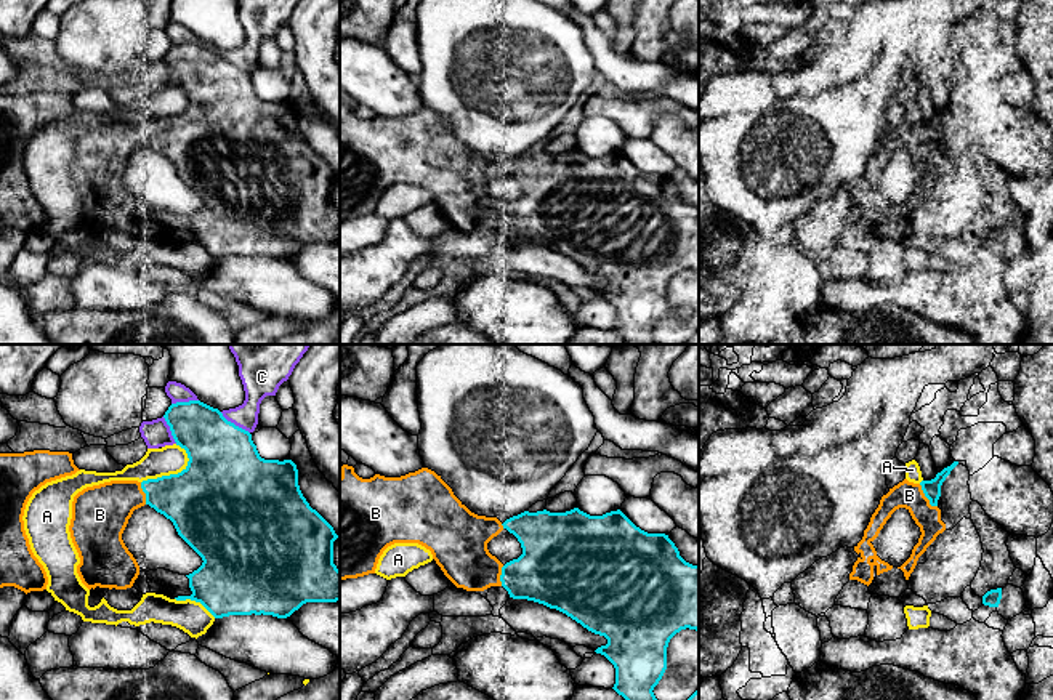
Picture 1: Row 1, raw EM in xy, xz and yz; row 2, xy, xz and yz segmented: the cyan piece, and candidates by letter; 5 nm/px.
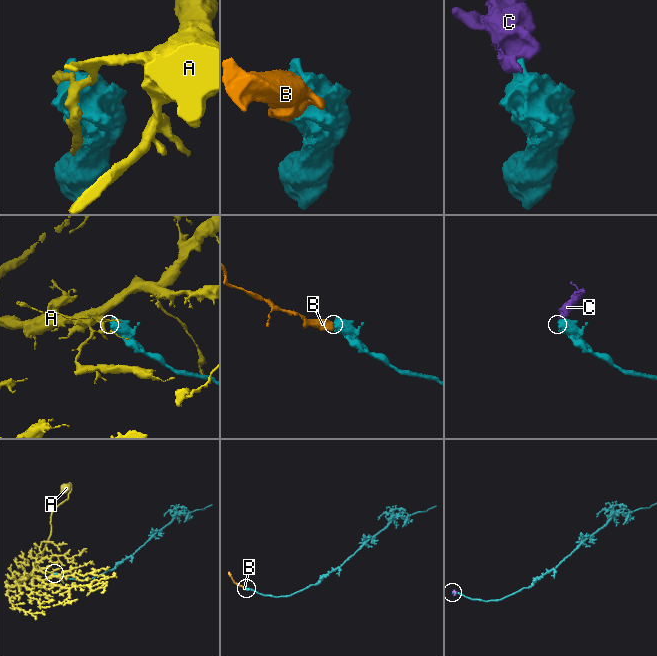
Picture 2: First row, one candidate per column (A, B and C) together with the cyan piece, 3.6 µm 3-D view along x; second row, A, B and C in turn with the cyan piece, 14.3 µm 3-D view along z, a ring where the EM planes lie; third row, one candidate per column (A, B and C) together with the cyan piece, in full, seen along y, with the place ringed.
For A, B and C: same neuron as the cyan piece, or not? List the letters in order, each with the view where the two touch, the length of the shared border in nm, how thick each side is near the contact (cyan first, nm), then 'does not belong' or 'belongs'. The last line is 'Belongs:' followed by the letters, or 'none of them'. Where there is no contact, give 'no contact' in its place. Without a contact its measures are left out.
A: contact in xy; length 280 nm; calibres 440 and 140 nm; does not belong
B: contact in yz; length 150 nm; calibres 90 and 140 nm; belongs
C: contact in xy; length 190 nm; calibres 380 and 160 nm; does not belong
Belongs: B

